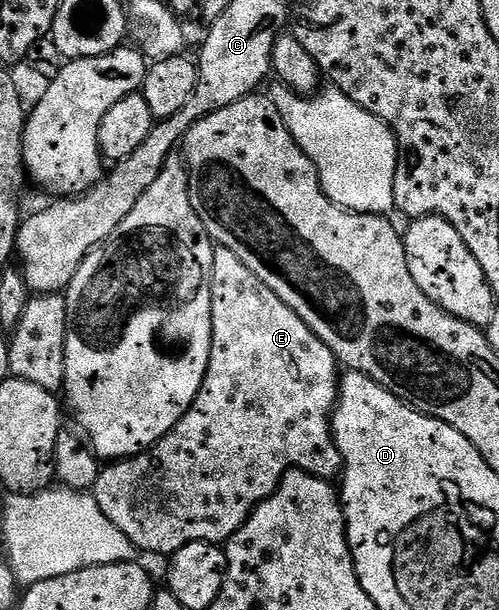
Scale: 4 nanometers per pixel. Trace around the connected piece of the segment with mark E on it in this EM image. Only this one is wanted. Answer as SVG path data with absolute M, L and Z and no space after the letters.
M217 246L212 270L212 348L202 389L194 405L184 414L182 421L178 421L178 425L169 435L162 437L149 451L141 451L130 459L109 462L101 470L94 488L98 509L106 513L109 521L137 549L141 552L149 551L152 555L171 557L178 549L191 543L227 544L248 520L252 510L263 499L269 499L276 492L280 478L288 471L305 471L329 481L335 480L341 474L344 462L338 453L336 442L332 440L332 412L336 410L340 397L341 378L342 371L338 366L336 354L313 333L310 325L306 325L306 321L302 321L302 317L298 317L298 313L294 313L294 309L290 309L290 305L286 305L286 301L282 301L282 297L278 297L274 289L266 289L266 285L262 285L262 281L258 281L258 277L254 277L254 273L250 273L250 269L246 269L246 265L242 265L242 261L234 253L230 253L230 249Z

